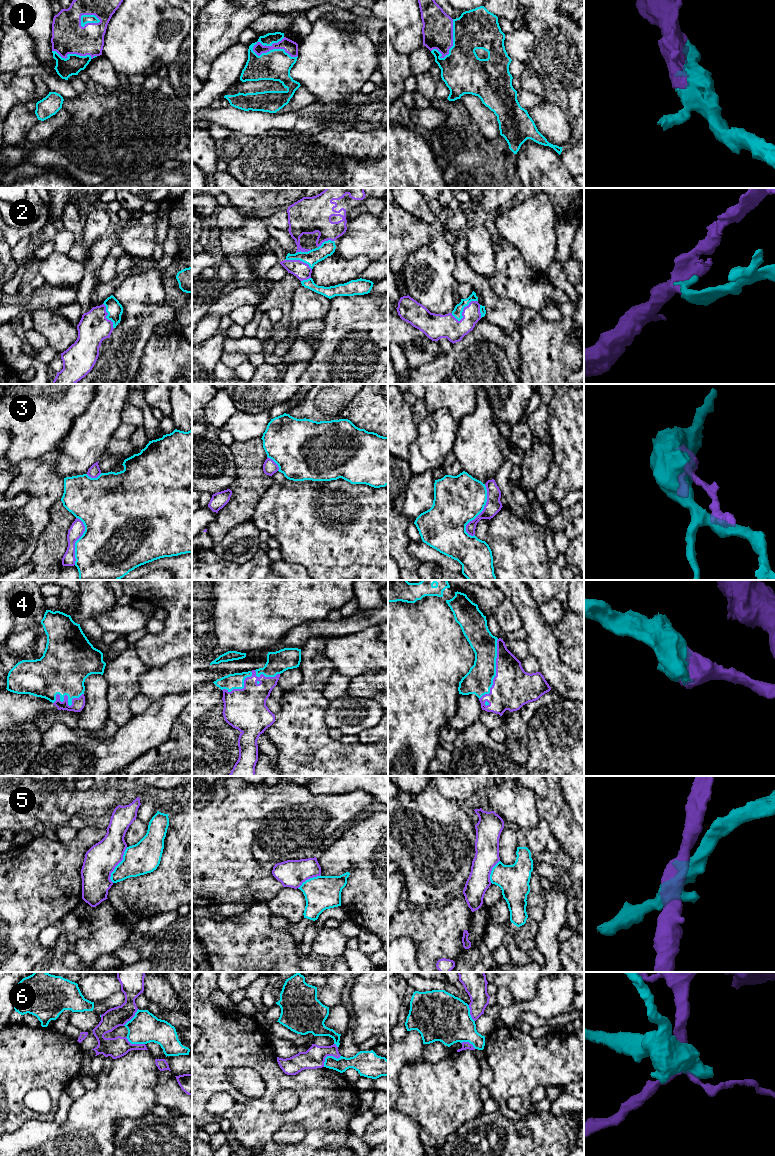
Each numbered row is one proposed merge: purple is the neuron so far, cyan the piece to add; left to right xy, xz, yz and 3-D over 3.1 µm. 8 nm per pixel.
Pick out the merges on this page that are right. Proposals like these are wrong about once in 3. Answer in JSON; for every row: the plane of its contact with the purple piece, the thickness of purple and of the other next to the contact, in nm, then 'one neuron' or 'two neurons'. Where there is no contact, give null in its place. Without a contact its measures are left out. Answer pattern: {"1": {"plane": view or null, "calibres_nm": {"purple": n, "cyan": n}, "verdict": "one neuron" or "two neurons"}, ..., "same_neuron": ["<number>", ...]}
{"1": {"plane": "xz", "calibres_nm": {"purple": 110, "cyan": 240}, "verdict": "one neuron"}, "2": {"plane": "yz", "calibres_nm": {"purple": 200, "cyan": 80}, "verdict": "one neuron"}, "3": {"plane": "yz", "calibres_nm": {"purple": 130, "cyan": 380}, "verdict": "two neurons"}, "4": {"plane": "yz", "calibres_nm": {"purple": 320, "cyan": 220}, "verdict": "one neuron"}, "5": {"plane": "xy", "calibres_nm": {"purple": 260, "cyan": 260}, "verdict": "two neurons"}, "6": {"plane": "xz", "calibres_nm": {"purple": 170, "cyan": 130}, "verdict": "two neurons"}, "same_neuron": ["1", "2", "4"]}

